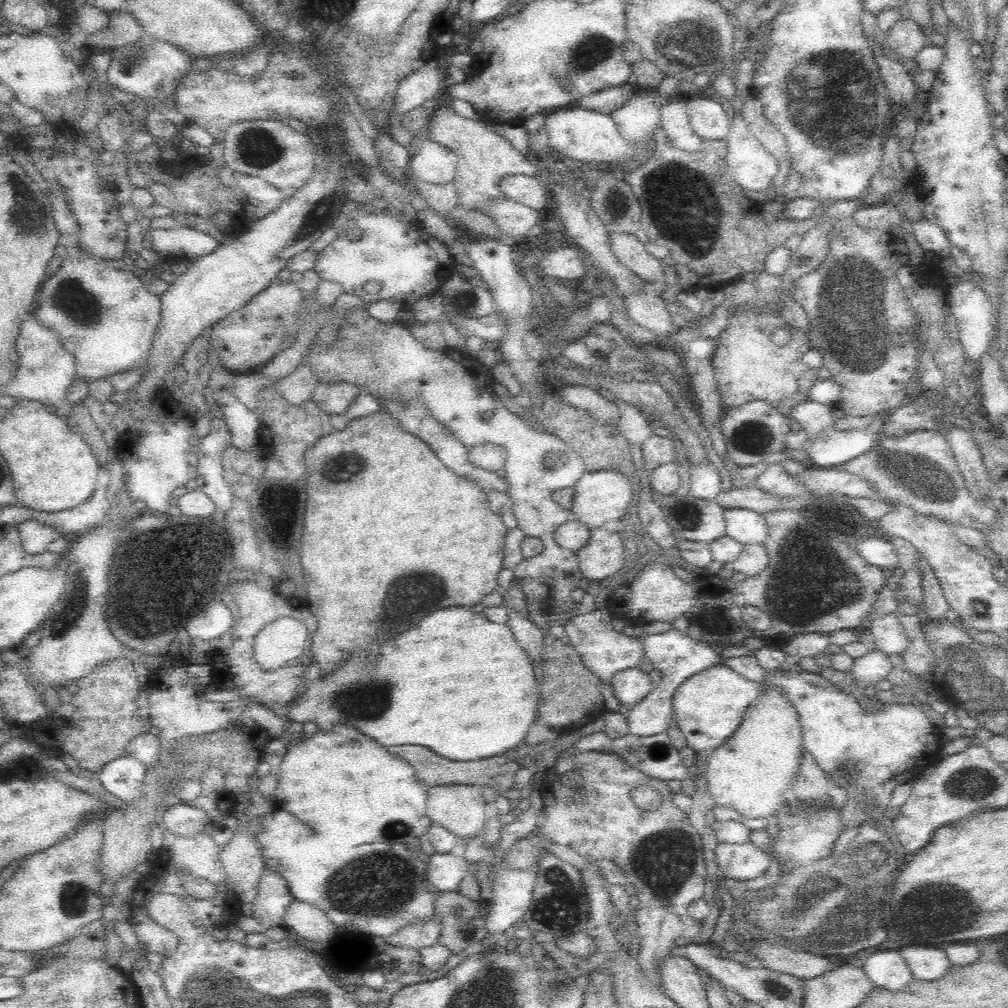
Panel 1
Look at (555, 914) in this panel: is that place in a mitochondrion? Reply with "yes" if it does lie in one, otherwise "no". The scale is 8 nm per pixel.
yes

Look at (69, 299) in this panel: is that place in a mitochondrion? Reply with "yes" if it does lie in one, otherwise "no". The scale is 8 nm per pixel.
yes

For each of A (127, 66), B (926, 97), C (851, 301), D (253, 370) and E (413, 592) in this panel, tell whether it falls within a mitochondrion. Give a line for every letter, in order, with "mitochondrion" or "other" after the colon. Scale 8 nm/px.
A: mitochondrion
B: other
C: mitochondrion
D: other
E: mitochondrion

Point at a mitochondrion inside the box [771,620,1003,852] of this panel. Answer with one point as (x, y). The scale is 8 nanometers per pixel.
(972, 784)

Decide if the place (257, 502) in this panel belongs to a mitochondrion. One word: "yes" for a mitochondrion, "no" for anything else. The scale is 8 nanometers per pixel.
no

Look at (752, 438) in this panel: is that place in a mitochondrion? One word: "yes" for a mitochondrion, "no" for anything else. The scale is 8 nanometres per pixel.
yes

